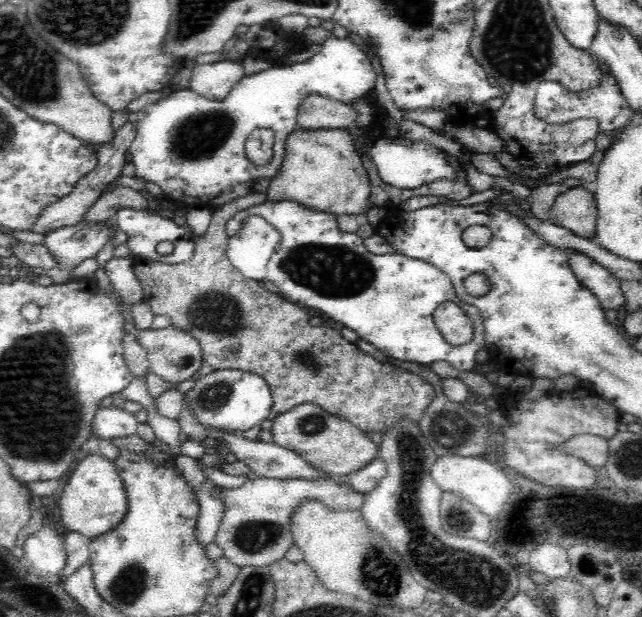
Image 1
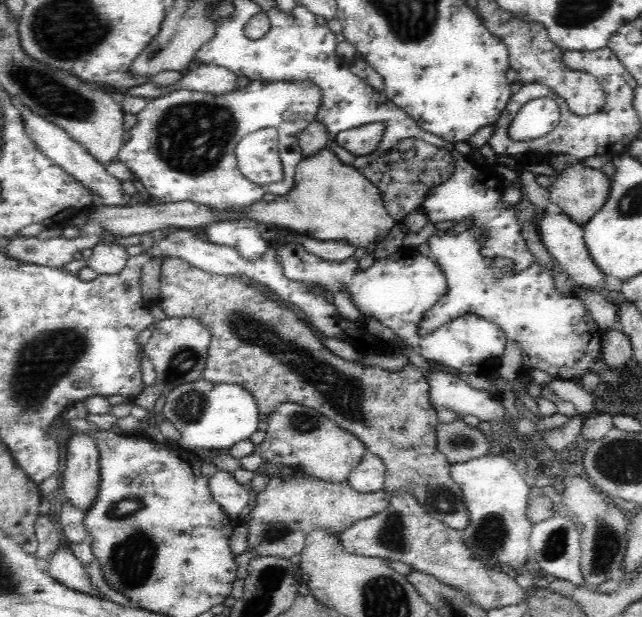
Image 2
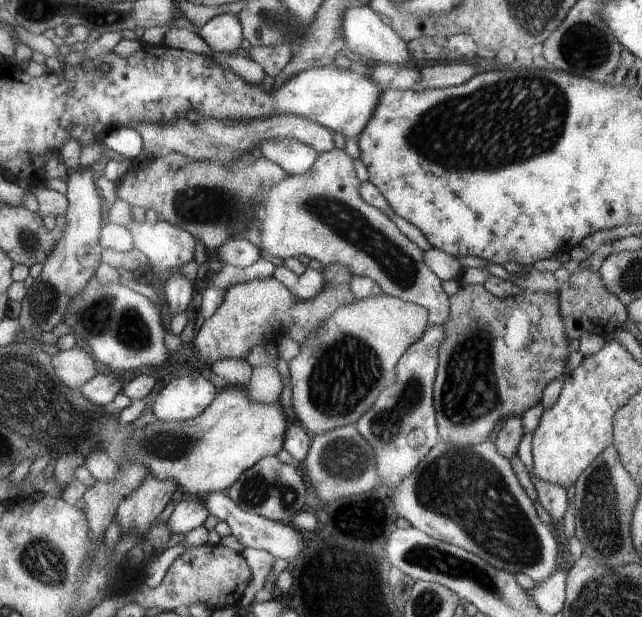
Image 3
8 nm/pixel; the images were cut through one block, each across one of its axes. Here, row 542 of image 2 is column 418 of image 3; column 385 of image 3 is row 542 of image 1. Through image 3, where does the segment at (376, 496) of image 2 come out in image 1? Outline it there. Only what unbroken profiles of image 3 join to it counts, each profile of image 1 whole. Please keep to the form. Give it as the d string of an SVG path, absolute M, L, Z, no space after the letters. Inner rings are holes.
M261 478L248 480L242 488L226 492L224 518L217 528L216 542L224 551L225 558L237 567L269 566L282 560L286 552L295 545L292 534L292 516L297 506L304 500L323 502L332 510L359 510L365 502L365 495L356 490L345 488L334 478L309 481L304 479L280 480Z

